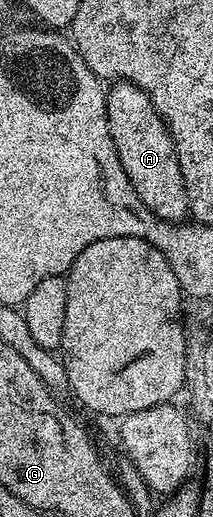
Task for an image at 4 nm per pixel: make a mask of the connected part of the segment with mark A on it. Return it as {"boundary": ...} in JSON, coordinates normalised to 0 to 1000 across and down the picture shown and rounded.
{"boundary":[[[526,161],[502,178],[502,234],[559,311],[587,321],[587,333],[643,368],[643,383],[662,383],[662,391],[681,391],[690,404],[746,426],[873,427],[887,389],[859,331],[822,296],[822,271],[681,174],[638,162]]]}

